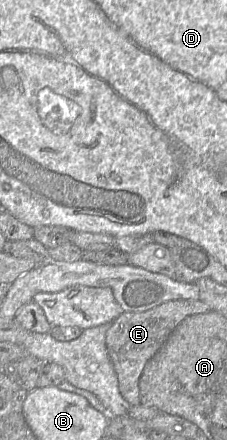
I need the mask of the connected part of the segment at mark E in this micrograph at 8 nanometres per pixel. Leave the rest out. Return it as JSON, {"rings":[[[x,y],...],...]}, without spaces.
{"rings":[[[177,299],[142,312],[123,312],[106,332],[106,347],[118,377],[121,395],[130,406],[140,404],[139,381],[147,362],[159,351],[175,327],[187,316],[206,313],[210,307],[201,300]]]}

